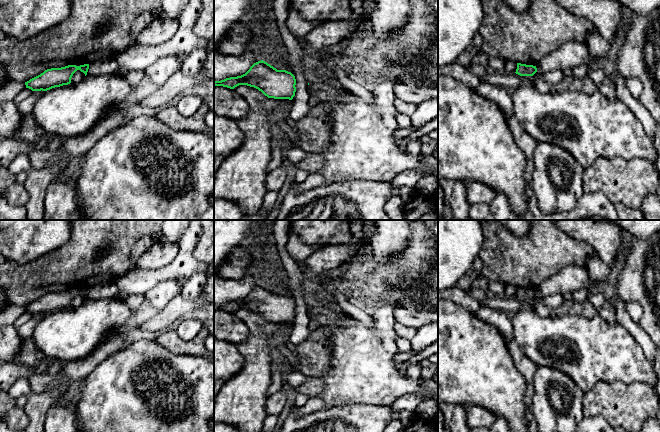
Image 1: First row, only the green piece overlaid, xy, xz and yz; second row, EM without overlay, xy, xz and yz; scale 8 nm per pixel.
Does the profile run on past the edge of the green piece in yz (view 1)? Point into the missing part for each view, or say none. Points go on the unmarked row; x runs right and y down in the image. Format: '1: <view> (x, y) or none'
1: none

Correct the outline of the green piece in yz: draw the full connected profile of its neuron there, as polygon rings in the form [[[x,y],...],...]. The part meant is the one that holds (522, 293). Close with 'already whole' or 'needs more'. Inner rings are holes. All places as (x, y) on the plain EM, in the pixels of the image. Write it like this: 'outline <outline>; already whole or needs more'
outline [[[517,287],[517,293],[515,297],[520,300],[533,300],[536,296],[536,290]]]; already whole

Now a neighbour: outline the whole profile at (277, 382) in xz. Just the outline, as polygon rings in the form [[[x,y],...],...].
[[[283,364],[280,365],[279,371],[272,374],[272,382],[267,391],[267,398],[271,395],[275,394],[281,387],[283,387],[284,382],[282,380],[282,372],[281,370],[284,369],[285,366]]]

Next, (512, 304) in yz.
[[[556,293],[544,297],[536,296],[533,300],[520,300],[516,297],[487,297],[482,300],[480,304],[482,306],[495,308],[505,311],[507,313],[516,313],[523,308],[536,308],[539,304],[544,304],[552,308],[553,310],[561,306],[564,302],[563,294]]]

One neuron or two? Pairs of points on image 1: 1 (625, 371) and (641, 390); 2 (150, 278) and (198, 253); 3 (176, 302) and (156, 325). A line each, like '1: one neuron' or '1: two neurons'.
1: two neurons
2: two neurons
3: one neuron

